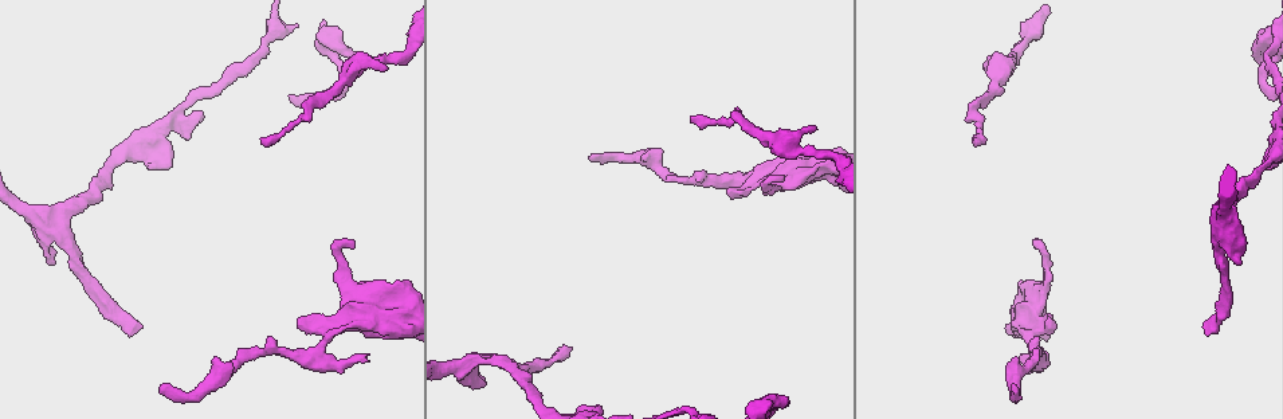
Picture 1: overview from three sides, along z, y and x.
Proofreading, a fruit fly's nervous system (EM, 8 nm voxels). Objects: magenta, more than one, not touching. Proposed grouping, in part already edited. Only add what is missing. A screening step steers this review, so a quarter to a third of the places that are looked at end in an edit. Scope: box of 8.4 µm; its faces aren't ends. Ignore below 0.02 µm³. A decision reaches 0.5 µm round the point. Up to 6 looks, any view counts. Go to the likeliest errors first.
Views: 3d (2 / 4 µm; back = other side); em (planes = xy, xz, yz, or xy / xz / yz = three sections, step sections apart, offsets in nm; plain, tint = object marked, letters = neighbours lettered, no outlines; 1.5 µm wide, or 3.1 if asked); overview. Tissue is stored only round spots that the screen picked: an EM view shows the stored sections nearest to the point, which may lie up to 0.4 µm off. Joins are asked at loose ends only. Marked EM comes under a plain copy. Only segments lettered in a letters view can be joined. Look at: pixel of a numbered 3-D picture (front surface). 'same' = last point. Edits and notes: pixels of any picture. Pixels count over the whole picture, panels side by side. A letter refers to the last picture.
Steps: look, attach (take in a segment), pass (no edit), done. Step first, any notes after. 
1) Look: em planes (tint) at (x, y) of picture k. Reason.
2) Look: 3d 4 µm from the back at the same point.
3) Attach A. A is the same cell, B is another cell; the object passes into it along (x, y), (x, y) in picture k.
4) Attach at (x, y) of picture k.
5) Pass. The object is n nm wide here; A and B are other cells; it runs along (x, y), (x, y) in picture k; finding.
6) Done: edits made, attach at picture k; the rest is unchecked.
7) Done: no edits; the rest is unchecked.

Look: em planes (letters) at (569, 347) of picture 1. Free end.

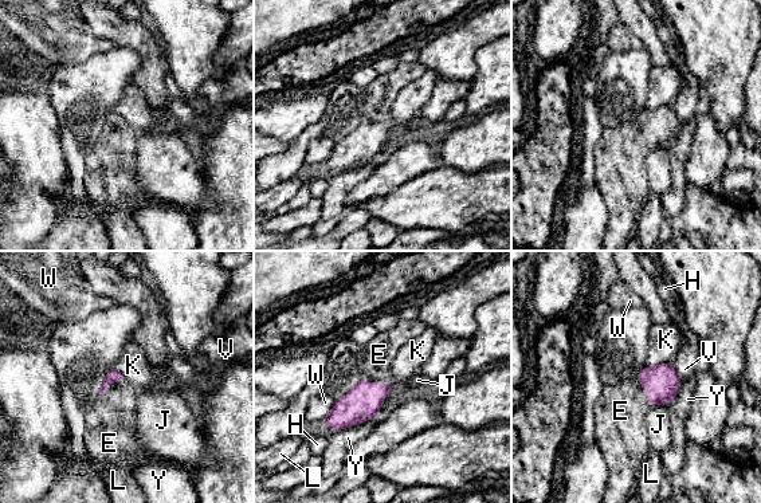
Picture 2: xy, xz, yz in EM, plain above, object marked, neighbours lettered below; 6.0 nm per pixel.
Attach E. E is the same cell, H, J, K, L, V, W and Y are other cells; it goes on there.

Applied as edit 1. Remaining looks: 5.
Look: overview. Redraw.

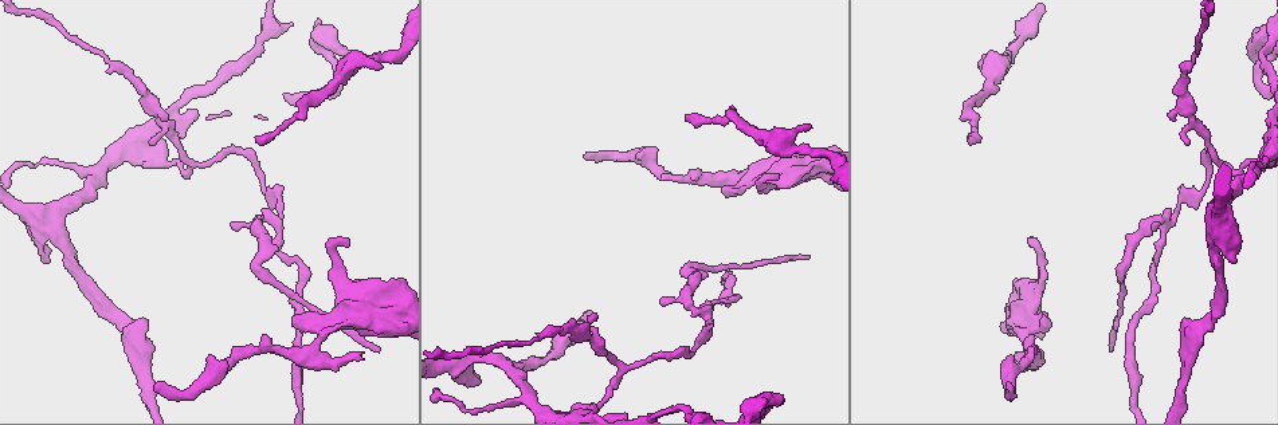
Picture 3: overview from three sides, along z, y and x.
Look: 3d 2 µm at (155, 383) of picture 3. End of a long branch.

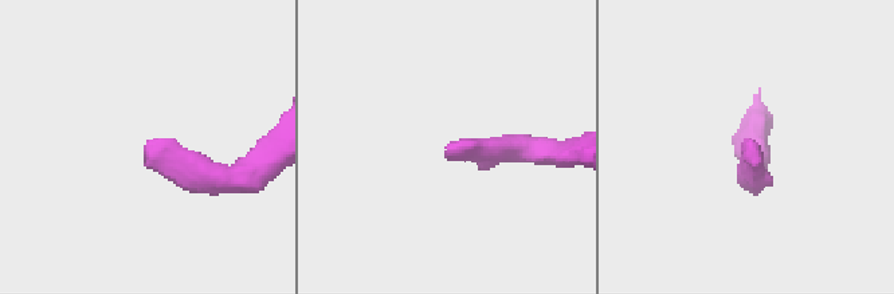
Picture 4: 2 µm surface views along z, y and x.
Look: em planes (letters) at (147, 142) of picture 4.

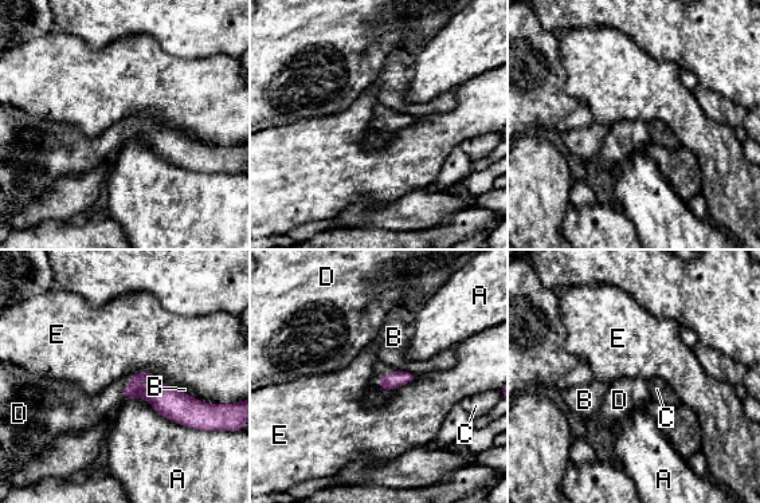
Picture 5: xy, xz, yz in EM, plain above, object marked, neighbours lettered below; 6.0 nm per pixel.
Attach D. D is the same cell, A, B, C and E are other cells; the neuron continues.

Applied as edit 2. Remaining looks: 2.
Look: em xy step 4 (tint) at (970, 139) of picture 3. An open end.

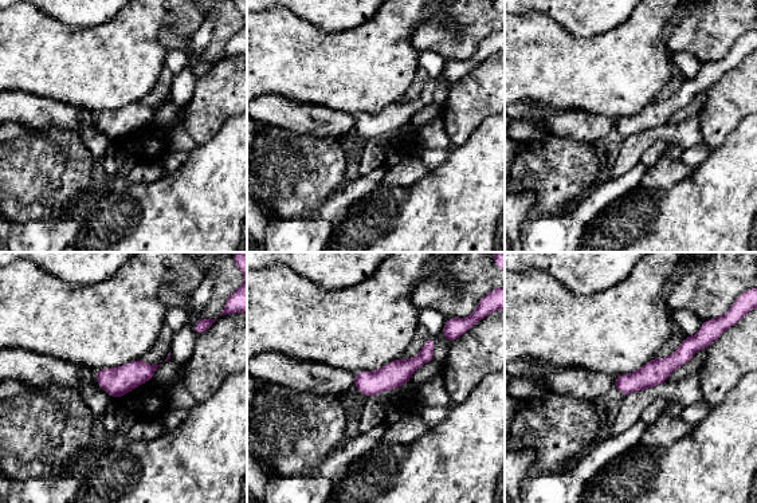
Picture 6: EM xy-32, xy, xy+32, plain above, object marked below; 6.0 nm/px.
Look: em planes (letters) at the same point.

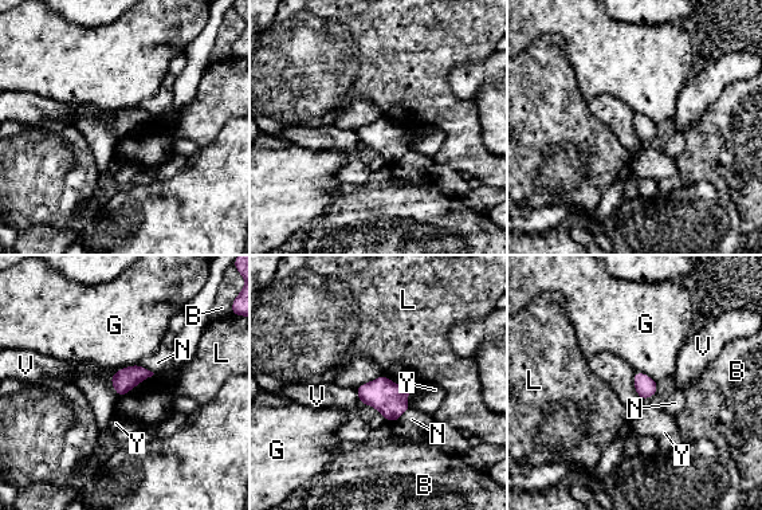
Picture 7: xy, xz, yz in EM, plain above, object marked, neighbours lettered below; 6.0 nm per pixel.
Pass. B, G, L, N, V and Y are other cells; a border runs along (154, 373), (120, 397) in picture 7; none of them fits.

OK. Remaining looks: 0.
Done: edits made, attach at picture 2, attach at picture 5; the rest is unchecked.

